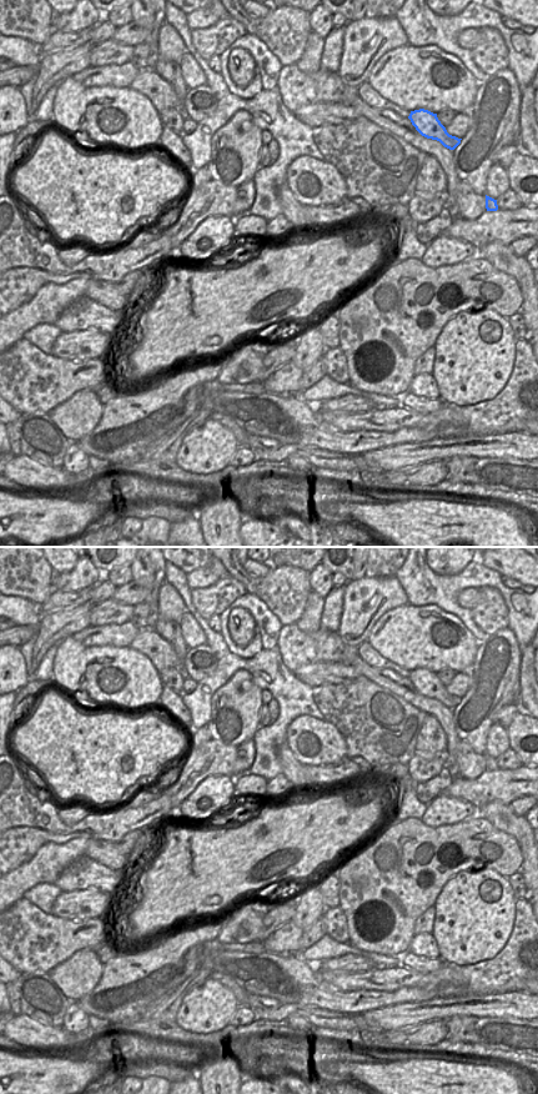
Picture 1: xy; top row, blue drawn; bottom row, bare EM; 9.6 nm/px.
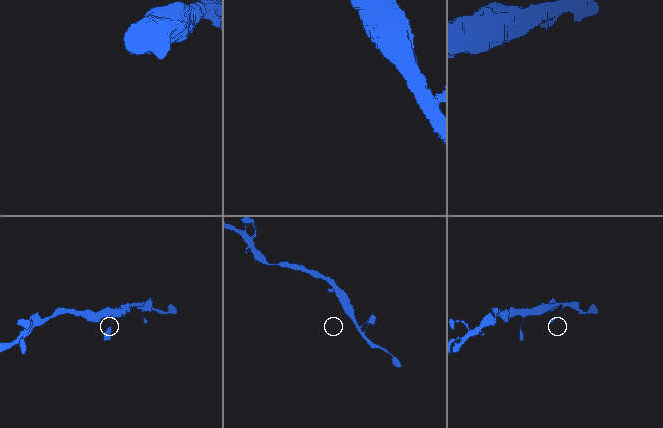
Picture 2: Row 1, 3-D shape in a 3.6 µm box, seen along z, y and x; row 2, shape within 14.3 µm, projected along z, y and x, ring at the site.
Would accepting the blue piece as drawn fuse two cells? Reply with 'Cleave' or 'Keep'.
Keep.

